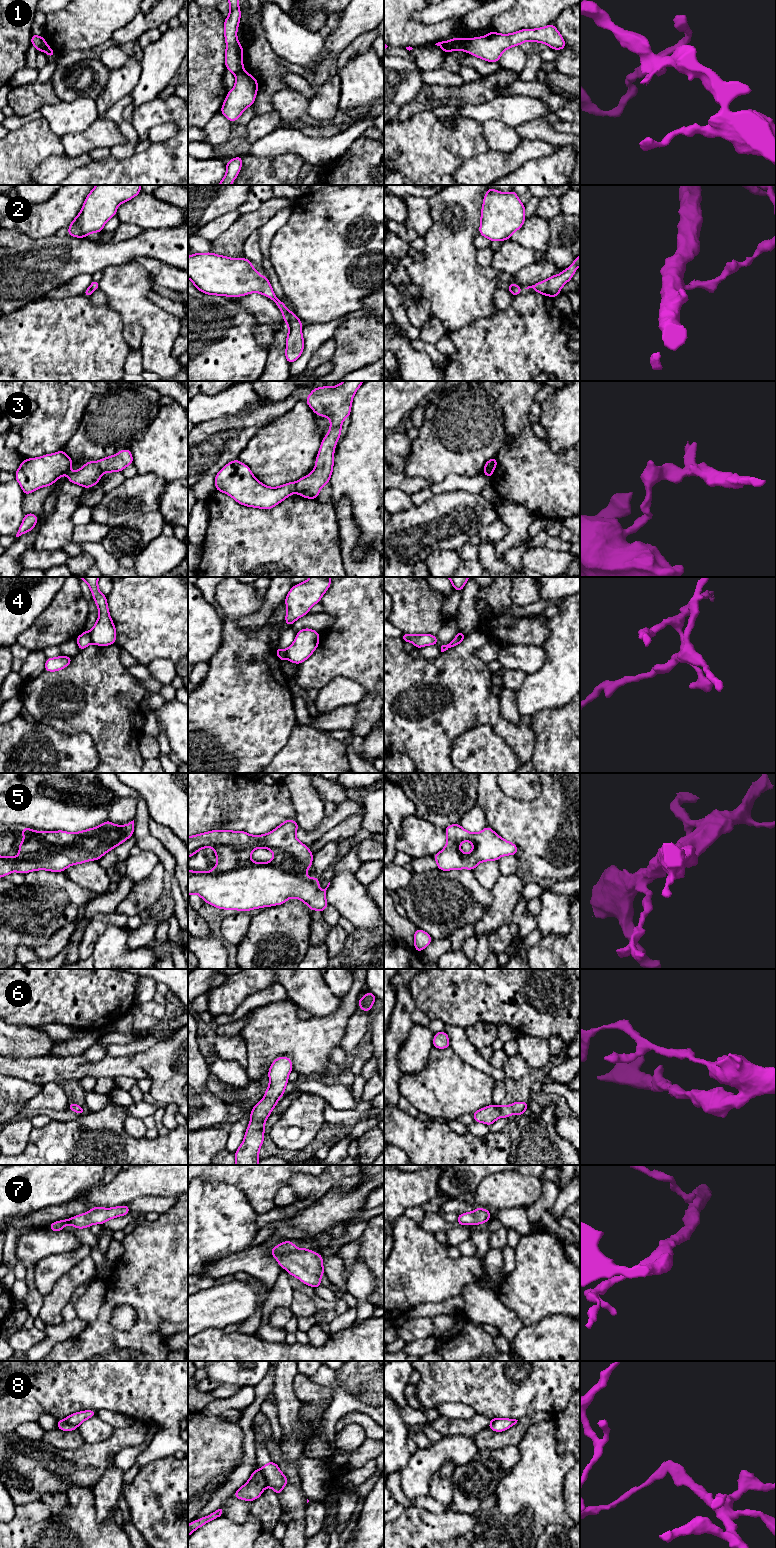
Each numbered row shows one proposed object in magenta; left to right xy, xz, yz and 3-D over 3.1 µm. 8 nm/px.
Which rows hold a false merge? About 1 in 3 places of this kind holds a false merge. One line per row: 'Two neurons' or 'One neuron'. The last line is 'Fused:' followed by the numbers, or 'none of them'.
1: Two neurons
2: Two neurons
3: Two neurons
4: Two neurons
5: One neuron
6: One neuron
7: One neuron
8: Two neurons
Fused: 1, 2, 3, 4, 8

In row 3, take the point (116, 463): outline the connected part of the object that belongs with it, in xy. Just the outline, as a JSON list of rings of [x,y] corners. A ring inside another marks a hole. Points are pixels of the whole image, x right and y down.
[[[123,449],[113,456],[108,456],[99,461],[102,473],[122,472],[124,468],[133,464],[133,456],[129,449]]]

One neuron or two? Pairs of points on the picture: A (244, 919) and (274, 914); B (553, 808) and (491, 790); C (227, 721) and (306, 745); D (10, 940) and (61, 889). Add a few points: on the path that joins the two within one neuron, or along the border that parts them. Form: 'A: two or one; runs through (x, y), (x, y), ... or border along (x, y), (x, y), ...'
A: two; border along (251, 917), (249, 927), (241, 940)
B: one; runs through (538, 808), (509, 808), (506, 805)
C: two; border along (297, 724), (292, 729), (286, 744), (273, 758)
D: one; runs through (23, 927), (48, 902)

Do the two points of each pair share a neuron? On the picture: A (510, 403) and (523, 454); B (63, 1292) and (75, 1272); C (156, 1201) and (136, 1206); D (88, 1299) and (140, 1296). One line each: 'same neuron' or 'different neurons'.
A: same neuron
B: same neuron
C: same neuron
D: different neurons

